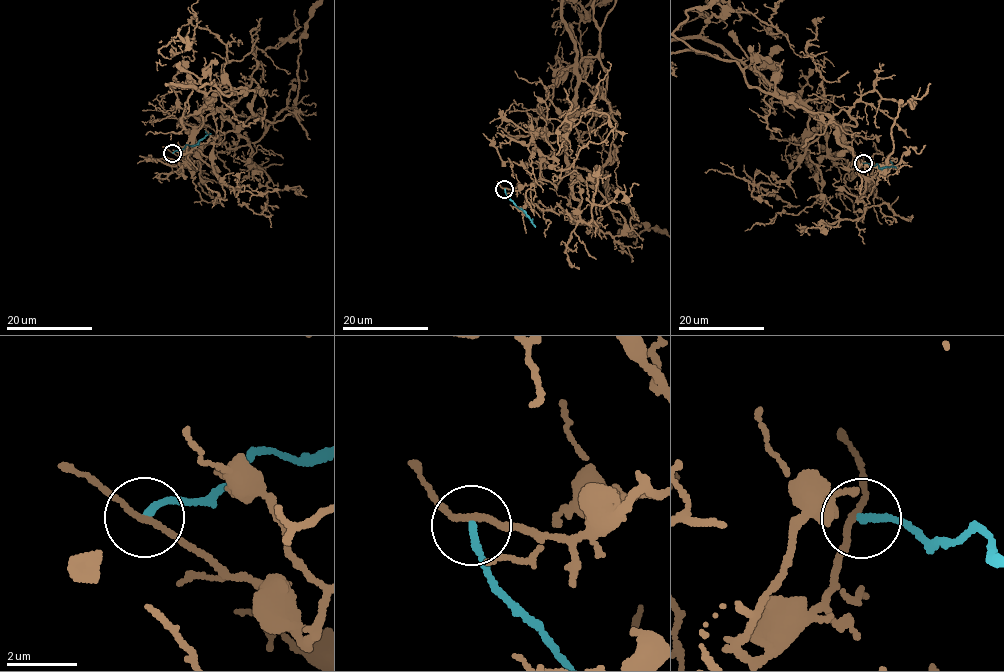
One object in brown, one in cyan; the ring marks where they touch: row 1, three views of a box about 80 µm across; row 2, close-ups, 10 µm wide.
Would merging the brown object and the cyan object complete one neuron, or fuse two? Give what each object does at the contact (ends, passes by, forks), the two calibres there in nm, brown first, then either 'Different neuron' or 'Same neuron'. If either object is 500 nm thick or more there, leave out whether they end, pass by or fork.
At the ring brown passes by. At the ring cyan ends. Thickness 140 nm (brown) against 220 nm. Different neuron

